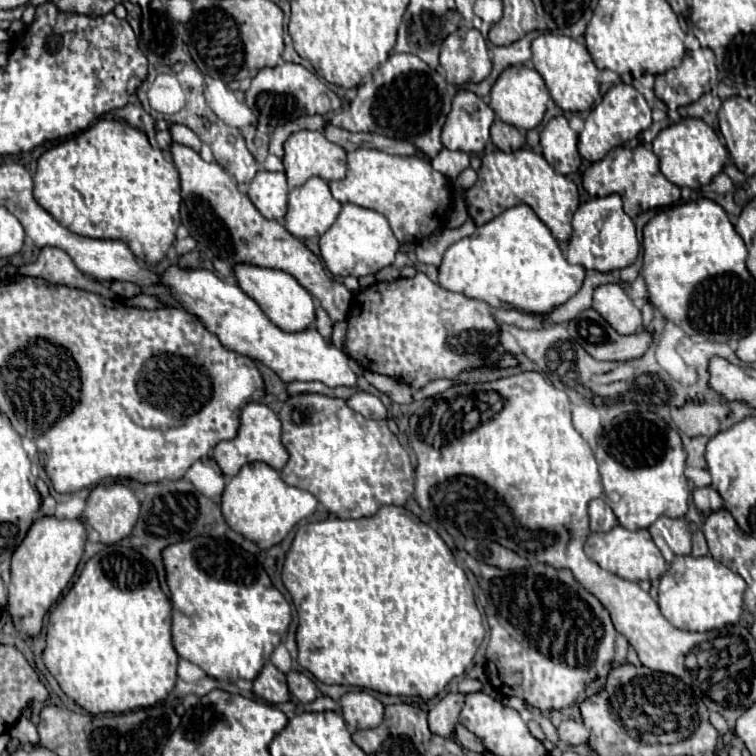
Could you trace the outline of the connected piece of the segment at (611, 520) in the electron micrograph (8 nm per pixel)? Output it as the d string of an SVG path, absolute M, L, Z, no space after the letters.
M601 497L589 501L589 519L591 519L591 531L609 531L611 527L617 525L615 513Z

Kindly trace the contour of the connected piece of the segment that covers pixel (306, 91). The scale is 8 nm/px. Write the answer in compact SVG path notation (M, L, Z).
M281 63L277 67L265 67L261 69L253 79L251 87L245 91L245 103L247 107L257 115L257 121L265 127L277 127L283 123L293 121L301 115L313 115L313 113L327 113L331 109L341 107L341 99L329 91L329 103L327 103L327 91L323 93L325 85L317 79L315 73L305 69L297 63Z

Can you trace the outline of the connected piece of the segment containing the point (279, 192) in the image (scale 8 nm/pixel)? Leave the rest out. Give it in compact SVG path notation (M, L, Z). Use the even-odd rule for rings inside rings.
M259 171L249 185L249 199L263 217L283 223L287 213L287 179L285 173Z

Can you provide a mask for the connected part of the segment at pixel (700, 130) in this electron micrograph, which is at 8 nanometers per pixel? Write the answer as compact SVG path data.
M687 117L679 123L665 127L655 137L653 151L659 157L661 173L677 187L689 187L689 189L697 189L701 185L711 183L711 179L723 171L723 165L729 159L729 153L725 145L719 141L717 133L703 119L695 117Z

